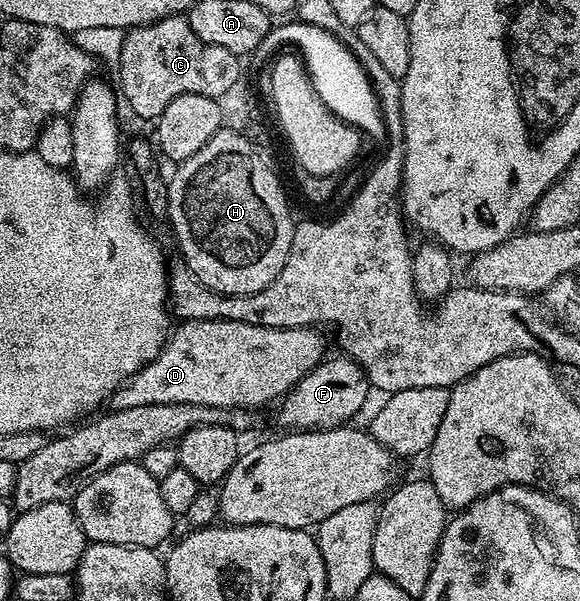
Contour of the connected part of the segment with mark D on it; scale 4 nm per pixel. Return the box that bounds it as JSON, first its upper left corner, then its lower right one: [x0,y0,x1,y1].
[108,319,327,410]

